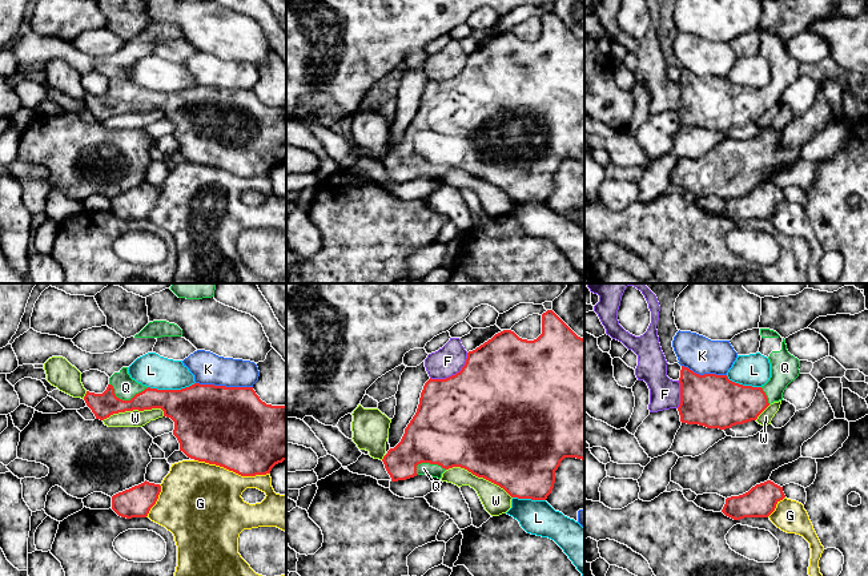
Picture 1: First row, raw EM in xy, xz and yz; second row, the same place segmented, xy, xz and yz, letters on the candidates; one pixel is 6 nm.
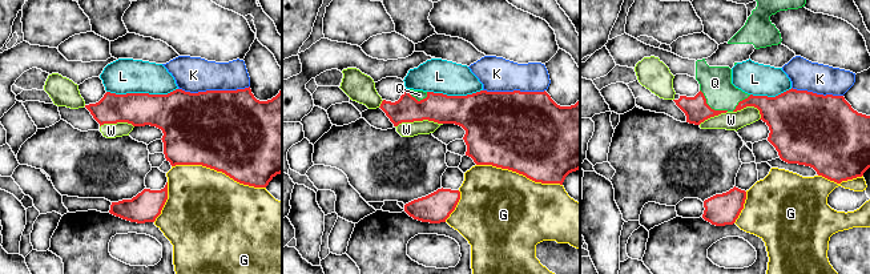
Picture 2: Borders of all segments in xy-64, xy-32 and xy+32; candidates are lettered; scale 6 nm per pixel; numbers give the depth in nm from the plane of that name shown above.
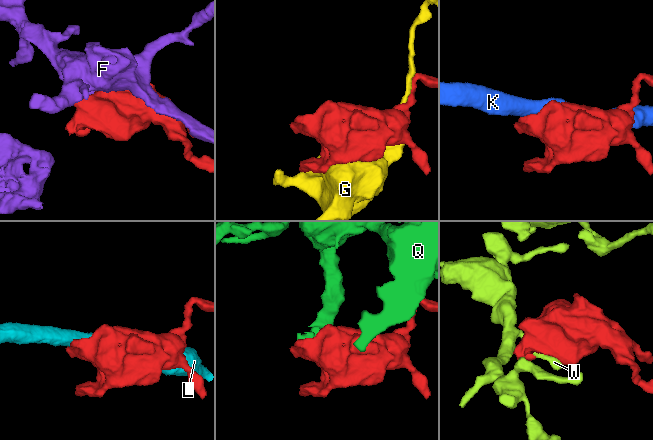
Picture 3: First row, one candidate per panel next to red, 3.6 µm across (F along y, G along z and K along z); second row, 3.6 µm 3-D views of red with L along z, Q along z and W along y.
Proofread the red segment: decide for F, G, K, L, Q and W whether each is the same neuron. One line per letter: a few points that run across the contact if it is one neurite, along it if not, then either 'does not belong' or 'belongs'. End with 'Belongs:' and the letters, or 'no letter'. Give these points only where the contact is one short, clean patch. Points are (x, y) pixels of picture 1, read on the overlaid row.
F: line xz (467, 353), (466, 362), (458, 371), (445, 378), (430, 378); does not belong
G: does not belong
K: does not belong
L: does not belong
Q: line xy (104, 405), (112, 401), (127, 401), (125, 387); belongs
W: does not belong
Belongs: Q

